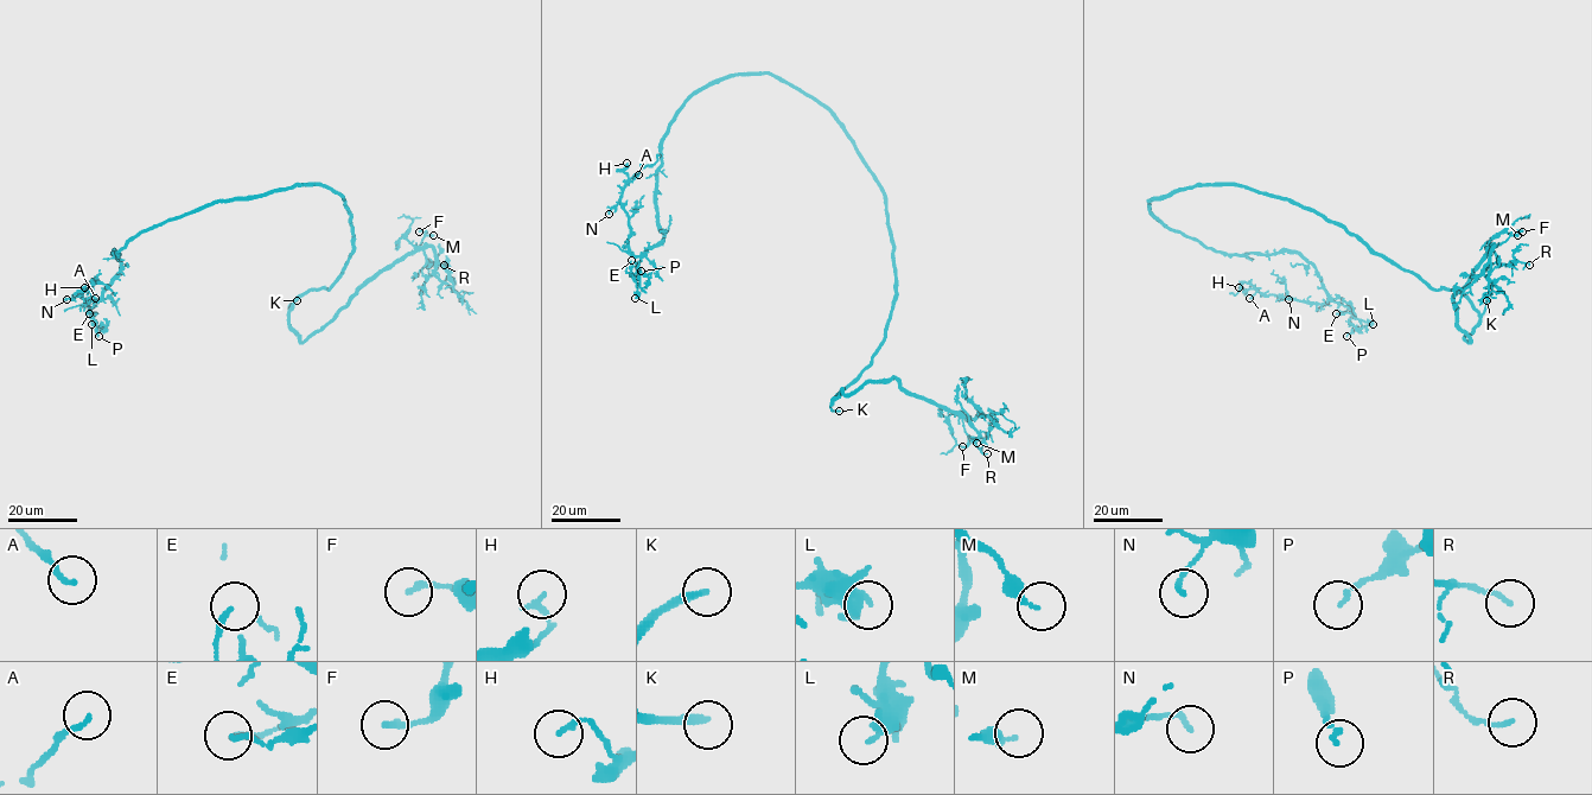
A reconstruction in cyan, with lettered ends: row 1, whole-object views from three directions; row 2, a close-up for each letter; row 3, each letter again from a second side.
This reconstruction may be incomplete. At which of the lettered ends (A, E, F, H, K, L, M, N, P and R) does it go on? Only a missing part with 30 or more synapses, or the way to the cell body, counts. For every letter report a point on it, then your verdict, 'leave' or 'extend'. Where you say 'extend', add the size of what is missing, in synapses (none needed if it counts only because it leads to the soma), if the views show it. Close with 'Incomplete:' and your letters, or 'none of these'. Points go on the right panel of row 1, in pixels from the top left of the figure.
A: place (1249, 298); leave
E: place (1336, 313); leave
F: place (1522, 231); leave
H: place (1239, 287); leave
K: place (1487, 300); extend
L: place (1373, 324); leave
M: place (1517, 235); leave
N: place (1288, 299); leave
P: place (1347, 336); leave
R: place (1529, 265); leave
Incomplete: K

